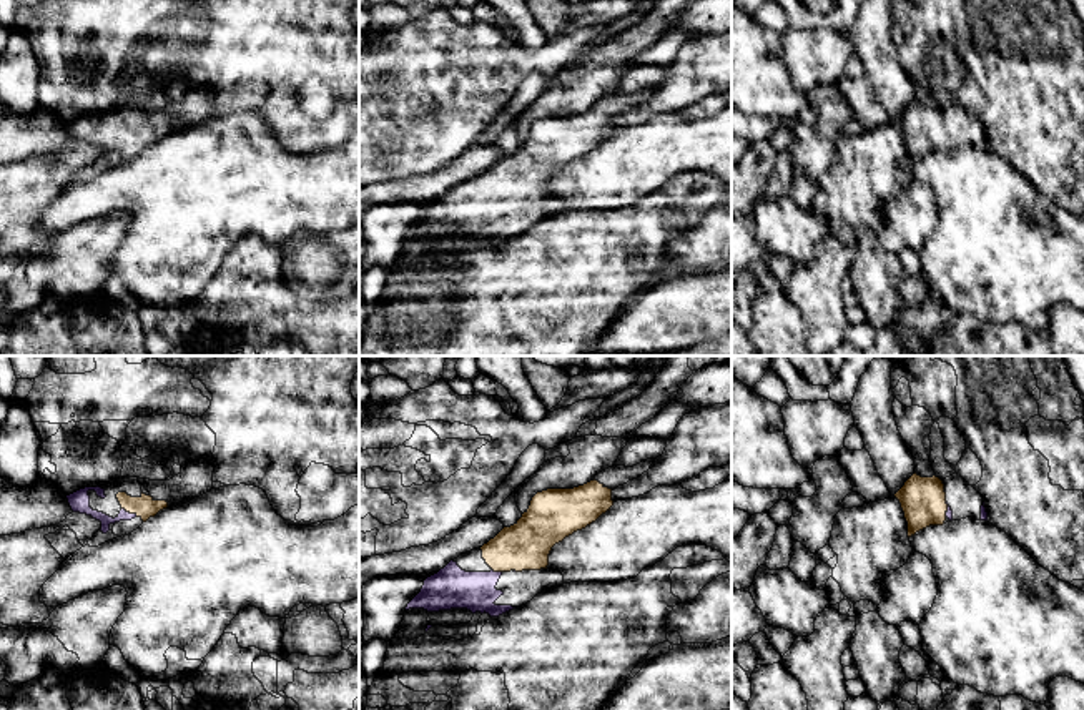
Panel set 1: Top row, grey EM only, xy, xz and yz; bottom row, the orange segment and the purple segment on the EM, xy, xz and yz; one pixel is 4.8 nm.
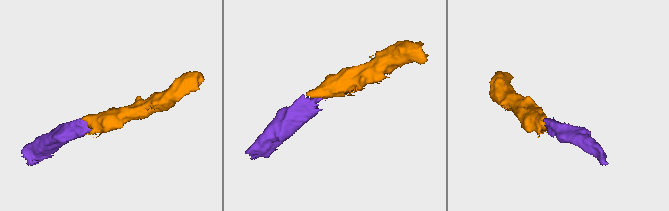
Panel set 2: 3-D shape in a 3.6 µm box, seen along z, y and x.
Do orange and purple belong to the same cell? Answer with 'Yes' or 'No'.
Yes

